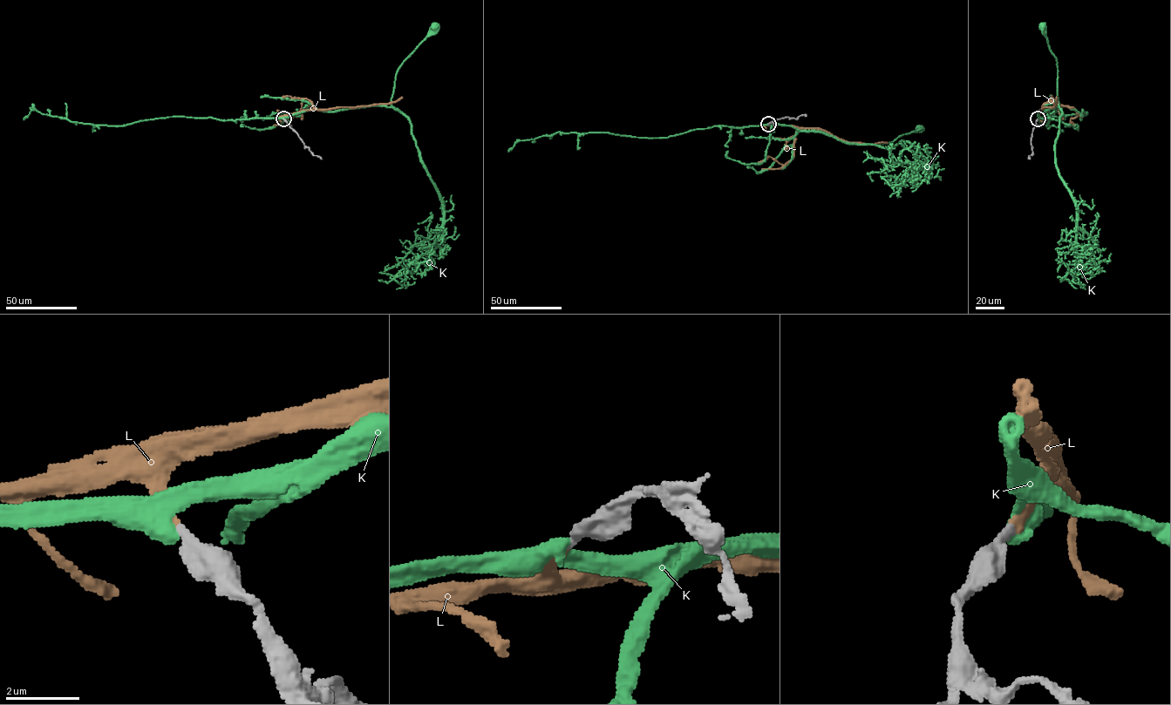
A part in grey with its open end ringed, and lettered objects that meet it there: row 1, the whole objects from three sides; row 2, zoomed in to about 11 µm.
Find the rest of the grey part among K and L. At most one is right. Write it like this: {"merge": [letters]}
{"merge": ["L"]}

